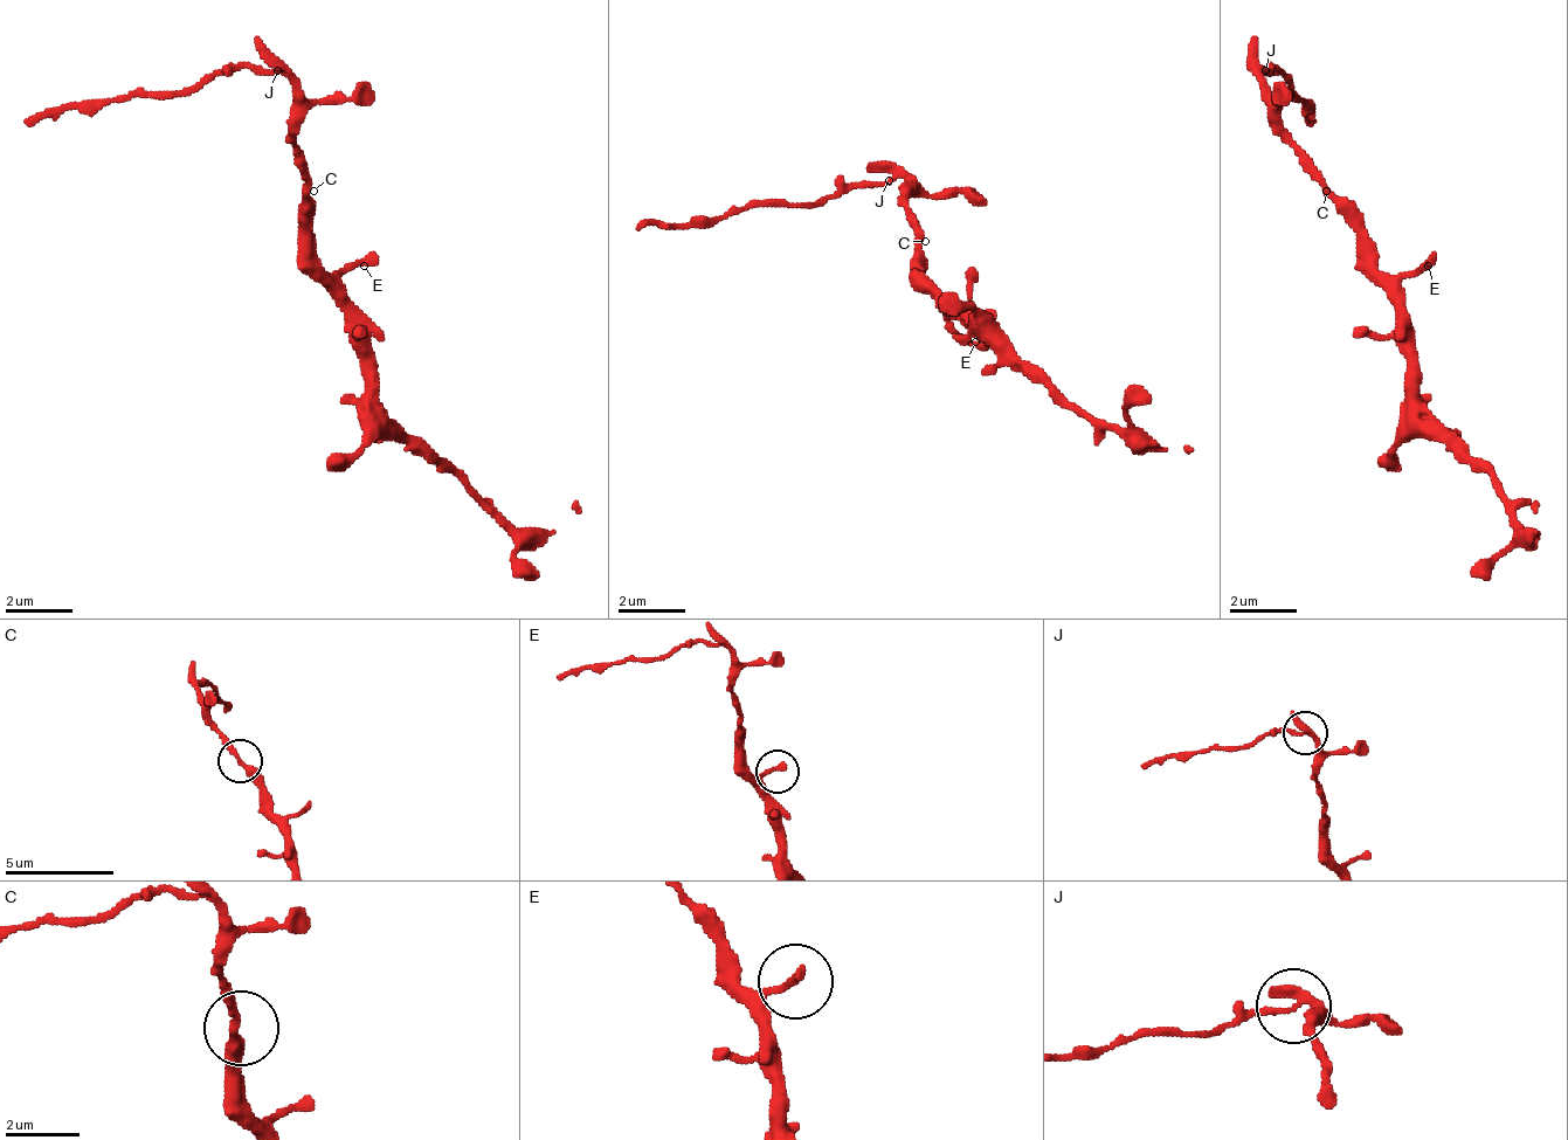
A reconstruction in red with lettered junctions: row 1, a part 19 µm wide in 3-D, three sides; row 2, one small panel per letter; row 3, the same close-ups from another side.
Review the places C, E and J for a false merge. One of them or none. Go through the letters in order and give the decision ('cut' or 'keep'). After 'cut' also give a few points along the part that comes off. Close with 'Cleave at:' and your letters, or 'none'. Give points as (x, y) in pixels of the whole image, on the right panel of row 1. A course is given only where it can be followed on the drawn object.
C: keep
E: keep
J: cut; foreign part runs (1268, 73), (1276, 63), (1318, 123)
Cleave at: J

